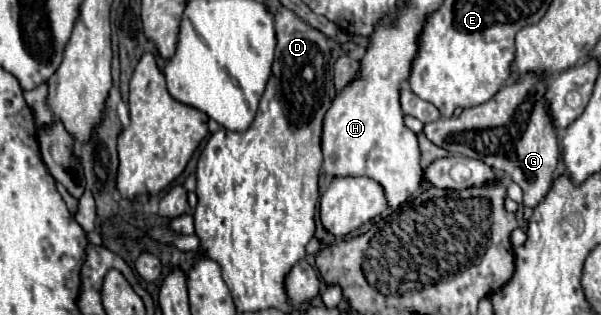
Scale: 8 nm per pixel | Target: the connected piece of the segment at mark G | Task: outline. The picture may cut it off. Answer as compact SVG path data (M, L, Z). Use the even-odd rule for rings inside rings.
M525 74L517 82L503 86L489 102L467 108L461 116L439 118L423 126L423 134L439 148L451 154L485 162L497 174L509 176L523 190L523 206L535 208L553 184L553 172L559 164L557 130L545 114L545 78Z

